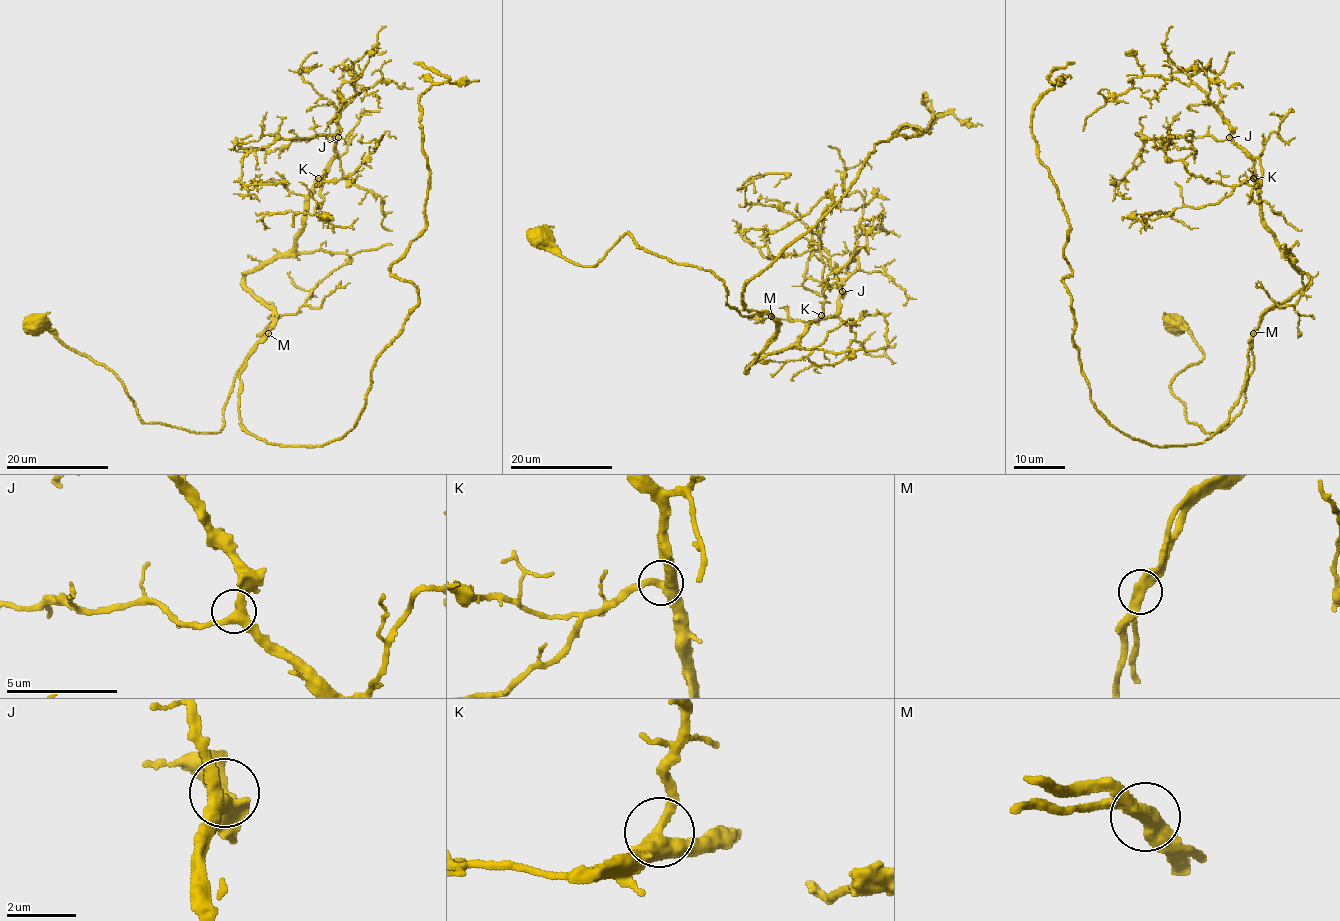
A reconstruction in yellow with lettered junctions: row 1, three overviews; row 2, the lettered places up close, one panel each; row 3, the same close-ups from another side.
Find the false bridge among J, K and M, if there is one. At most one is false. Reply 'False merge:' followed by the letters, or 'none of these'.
False merge: none of these

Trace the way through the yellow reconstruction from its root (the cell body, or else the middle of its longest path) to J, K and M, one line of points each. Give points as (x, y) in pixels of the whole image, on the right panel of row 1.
J: (1172, 325), (1203, 358), (1171, 391), (1218, 432), (1245, 400), (1259, 320), (1309, 280), (1229, 137)
K: (1172, 325), (1203, 358), (1171, 391), (1218, 432), (1245, 400), (1259, 320), (1309, 280), (1253, 178)
M: (1172, 325), (1183, 326), (1203, 352), (1170, 386), (1185, 418), (1206, 432), (1221, 431), (1243, 407), (1253, 333)

